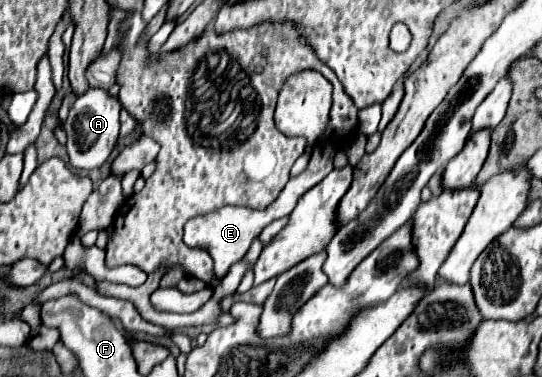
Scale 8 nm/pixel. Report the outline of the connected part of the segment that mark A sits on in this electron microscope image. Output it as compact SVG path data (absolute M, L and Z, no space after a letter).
M89 87L83 95L79 95L69 111L69 117L63 125L67 133L67 153L69 163L79 169L95 169L101 167L103 161L113 151L119 137L119 111L121 101L117 95L109 95L107 89Z

